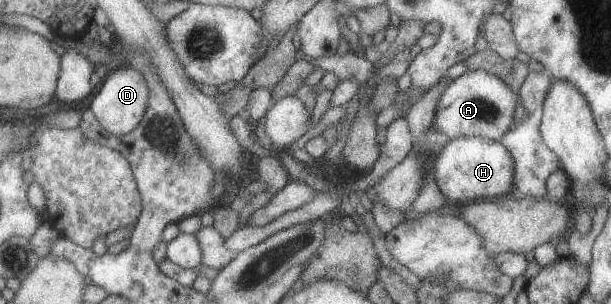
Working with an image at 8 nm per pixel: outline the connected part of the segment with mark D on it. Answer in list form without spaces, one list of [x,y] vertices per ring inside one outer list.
[[[134,66],[120,67],[116,72],[109,72],[101,89],[92,100],[92,110],[101,125],[115,135],[125,135],[141,124],[145,117],[151,90],[148,88],[146,76]]]

